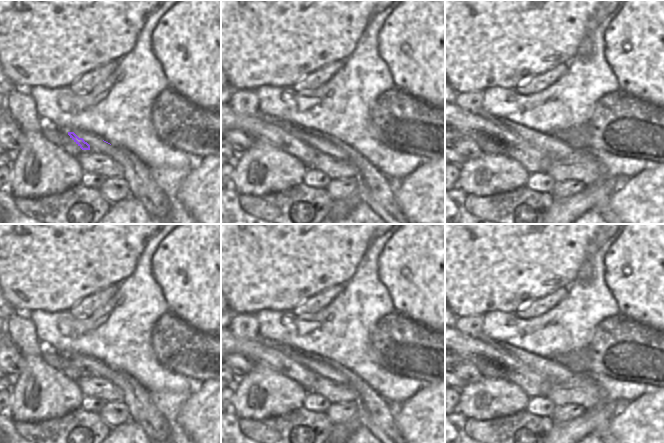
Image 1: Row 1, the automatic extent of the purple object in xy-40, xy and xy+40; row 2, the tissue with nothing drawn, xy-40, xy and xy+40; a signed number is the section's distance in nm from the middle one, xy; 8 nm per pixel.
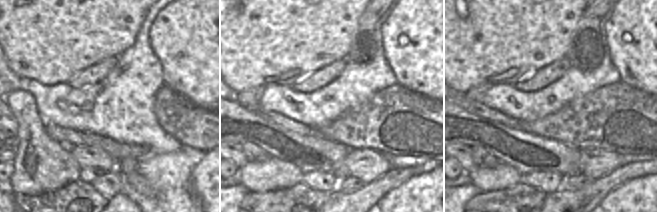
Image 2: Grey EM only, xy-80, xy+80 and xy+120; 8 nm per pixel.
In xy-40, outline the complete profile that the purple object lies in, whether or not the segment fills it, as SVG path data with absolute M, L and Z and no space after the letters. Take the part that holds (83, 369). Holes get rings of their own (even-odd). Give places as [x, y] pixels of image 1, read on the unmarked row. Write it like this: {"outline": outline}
{"outline": "M68 356L68 359L82 374L90 374L90 369L83 362L79 362L74 356Z"}

